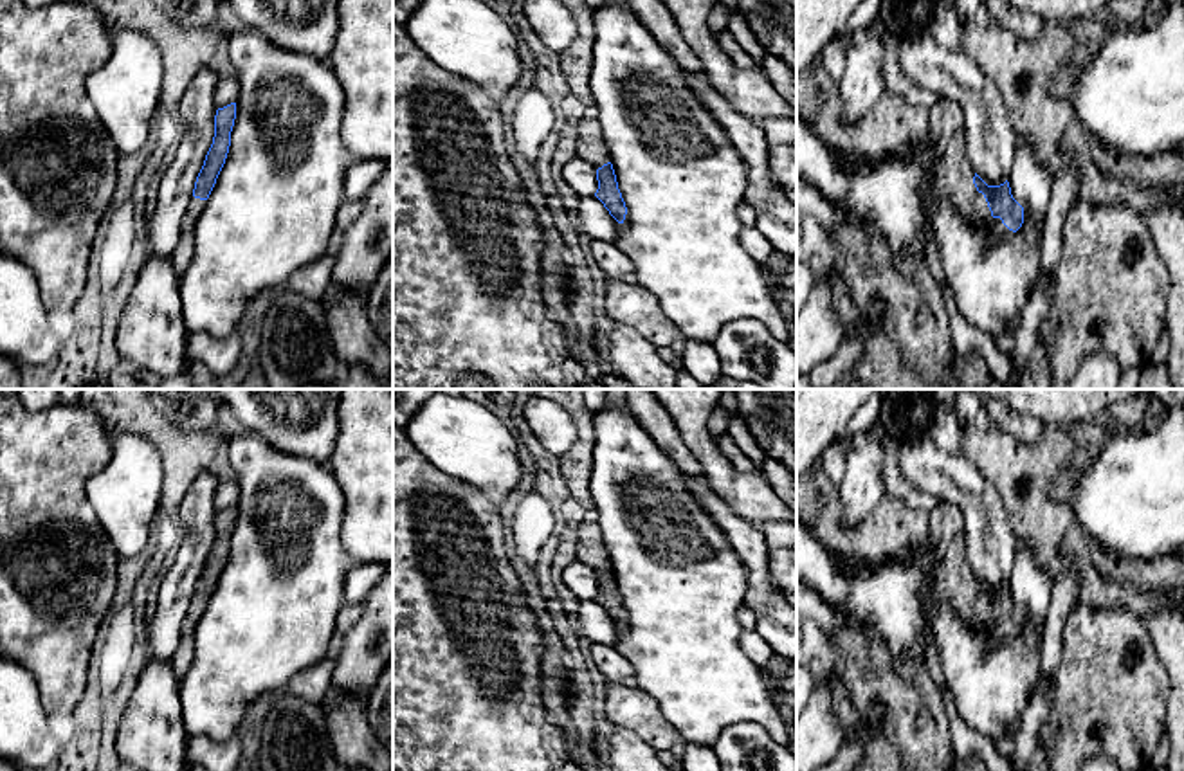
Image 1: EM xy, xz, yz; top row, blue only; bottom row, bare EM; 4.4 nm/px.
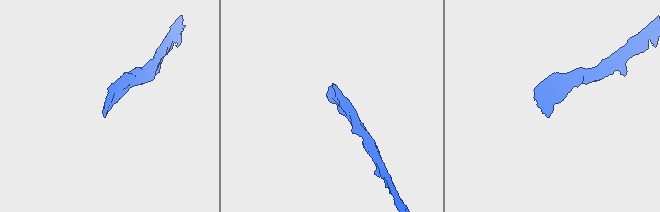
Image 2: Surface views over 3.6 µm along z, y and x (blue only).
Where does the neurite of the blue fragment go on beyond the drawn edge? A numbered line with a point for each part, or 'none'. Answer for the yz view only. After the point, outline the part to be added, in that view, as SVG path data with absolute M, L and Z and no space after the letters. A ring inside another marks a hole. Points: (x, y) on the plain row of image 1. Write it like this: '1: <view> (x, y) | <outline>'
1: yz (954, 584) | M959 533L943 551L937 569L934 598L944 602L962 621L975 629L988 629L993 639L1006 639L1009 632L993 621L988 605L973 587L973 569L966 557L966 539Z

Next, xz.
1: xz (592, 552) | M578 522L577 560L591 567L595 573L611 566L598 522Z

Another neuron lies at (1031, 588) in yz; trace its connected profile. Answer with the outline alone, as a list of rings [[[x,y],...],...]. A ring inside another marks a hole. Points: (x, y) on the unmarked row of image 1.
[[[1016,539],[1013,569],[1009,575],[1009,591],[1013,602],[1024,611],[1024,625],[1042,632],[1049,611],[1054,580],[1042,569],[1034,551],[1027,548],[1029,540]]]

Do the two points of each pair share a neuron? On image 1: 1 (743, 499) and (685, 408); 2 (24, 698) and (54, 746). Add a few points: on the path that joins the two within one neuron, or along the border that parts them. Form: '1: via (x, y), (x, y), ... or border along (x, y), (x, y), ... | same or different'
1: via (721, 476), (694, 431) | same
2: via (24, 710), (24, 716), (42, 734) | same

